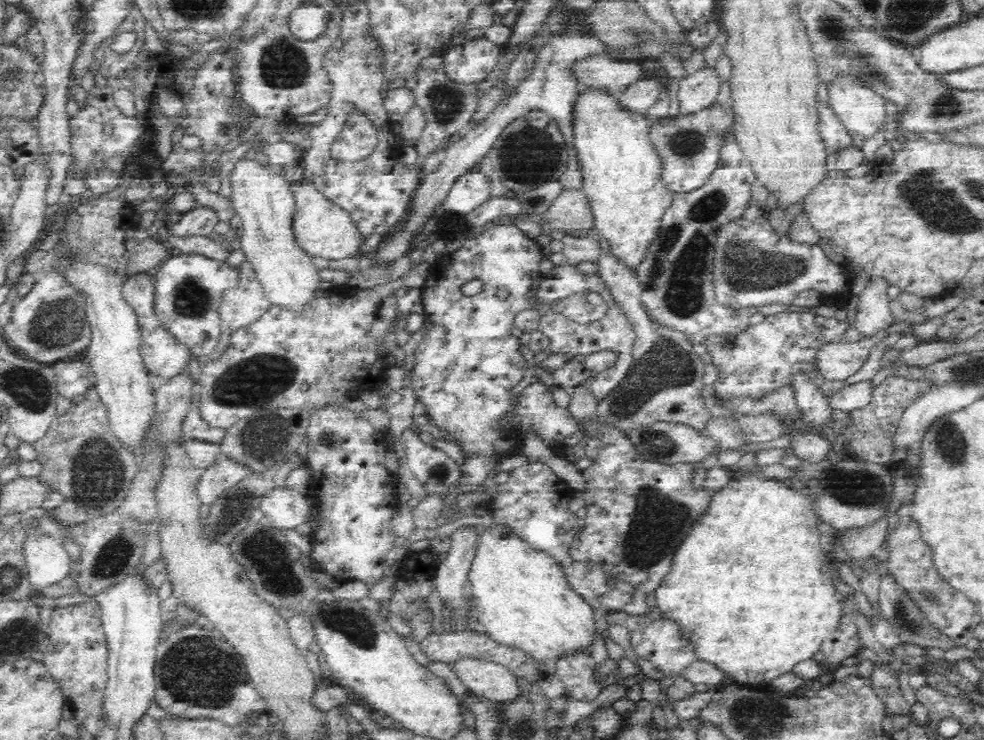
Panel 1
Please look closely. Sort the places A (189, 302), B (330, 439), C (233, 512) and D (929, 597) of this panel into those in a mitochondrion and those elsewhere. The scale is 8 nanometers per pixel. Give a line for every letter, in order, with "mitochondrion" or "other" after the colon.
A: mitochondrion
B: mitochondrion
C: mitochondrion
D: mitochondrion

